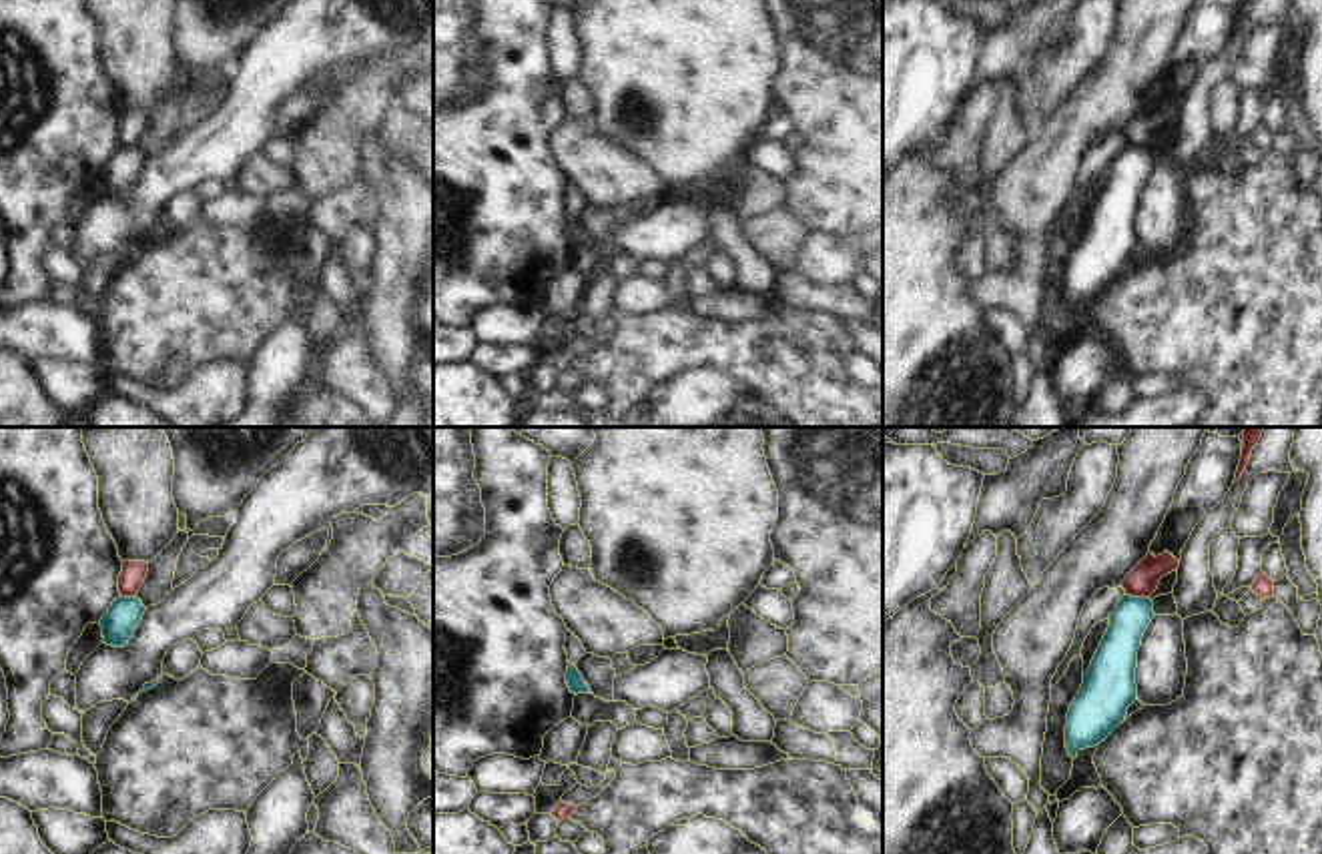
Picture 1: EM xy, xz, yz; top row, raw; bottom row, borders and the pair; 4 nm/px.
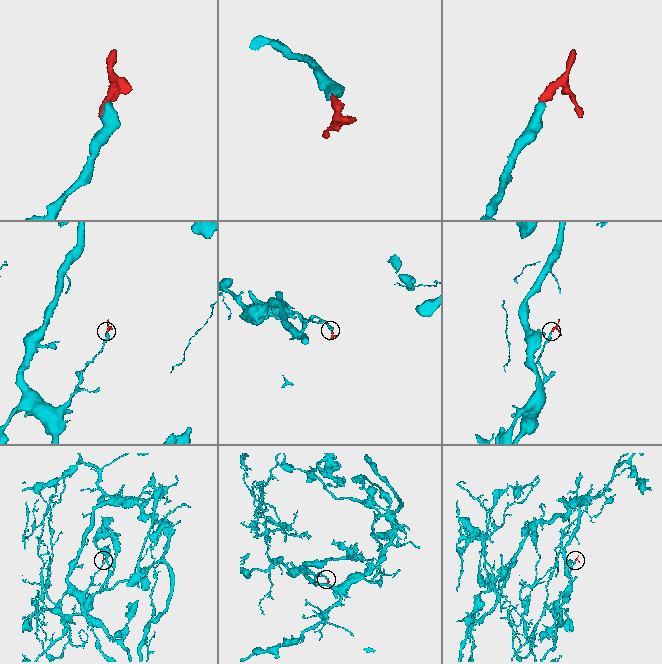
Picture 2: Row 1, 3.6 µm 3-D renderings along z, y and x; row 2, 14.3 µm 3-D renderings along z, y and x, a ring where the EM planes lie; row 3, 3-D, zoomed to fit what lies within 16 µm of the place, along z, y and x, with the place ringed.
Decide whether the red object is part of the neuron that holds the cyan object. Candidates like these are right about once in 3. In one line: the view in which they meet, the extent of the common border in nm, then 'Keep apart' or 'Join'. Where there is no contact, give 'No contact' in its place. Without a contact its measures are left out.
Touches cyan in yz. Shared border 90 nm. Keep apart.

